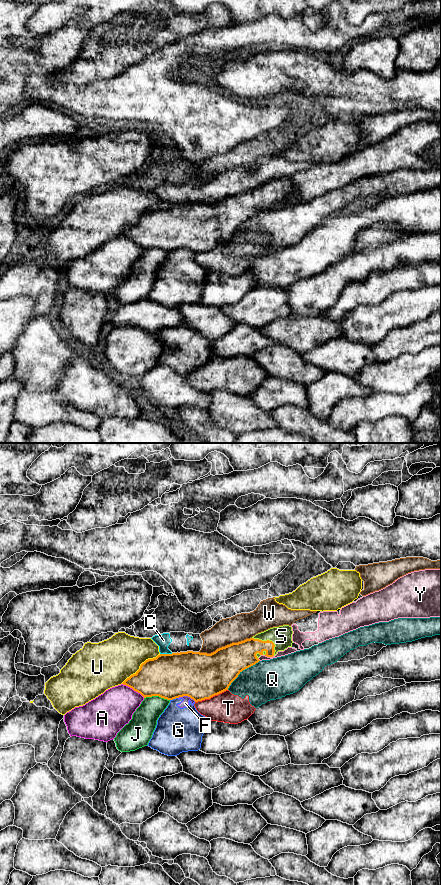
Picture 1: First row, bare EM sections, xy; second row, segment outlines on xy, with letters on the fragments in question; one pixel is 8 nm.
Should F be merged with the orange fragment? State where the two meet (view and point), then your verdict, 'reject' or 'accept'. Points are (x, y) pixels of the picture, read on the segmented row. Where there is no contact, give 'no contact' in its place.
contact xy (187, 695); reject

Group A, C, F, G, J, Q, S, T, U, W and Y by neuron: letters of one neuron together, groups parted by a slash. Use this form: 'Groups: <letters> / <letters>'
Groups: A / C W / F G / J / Q T / S / U / Y

